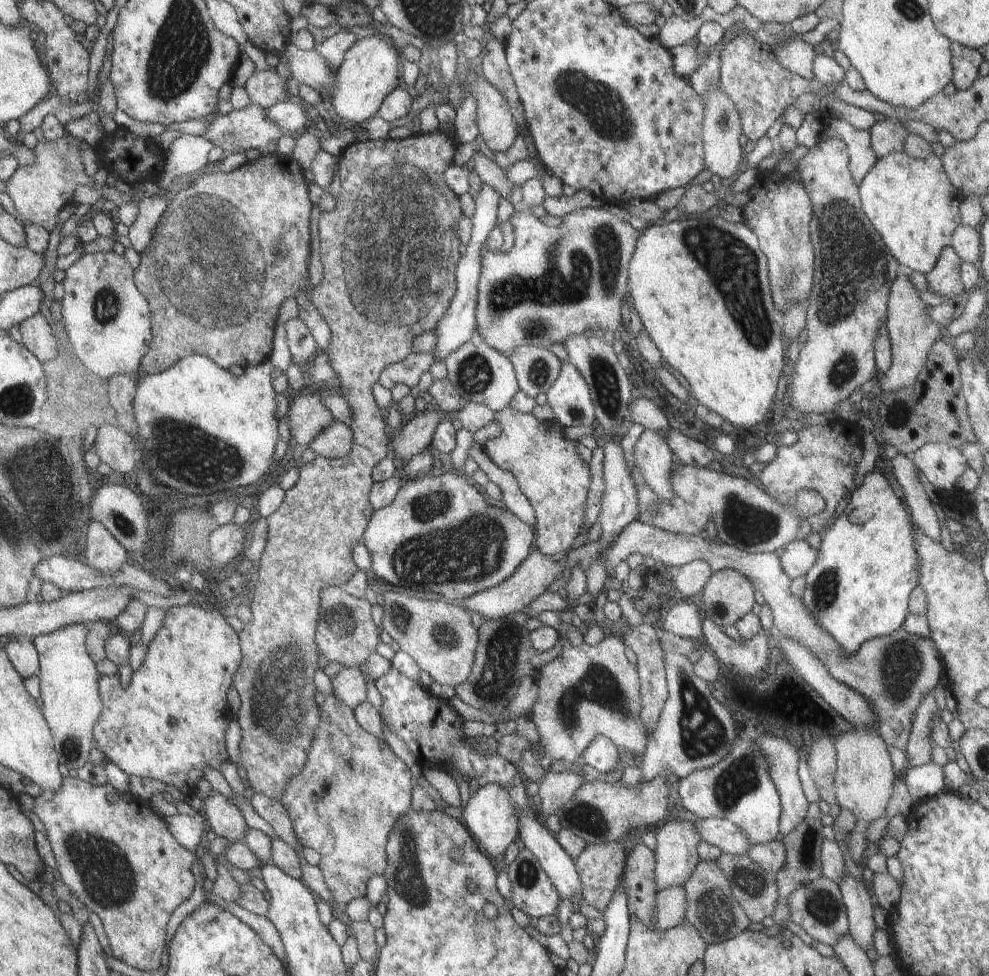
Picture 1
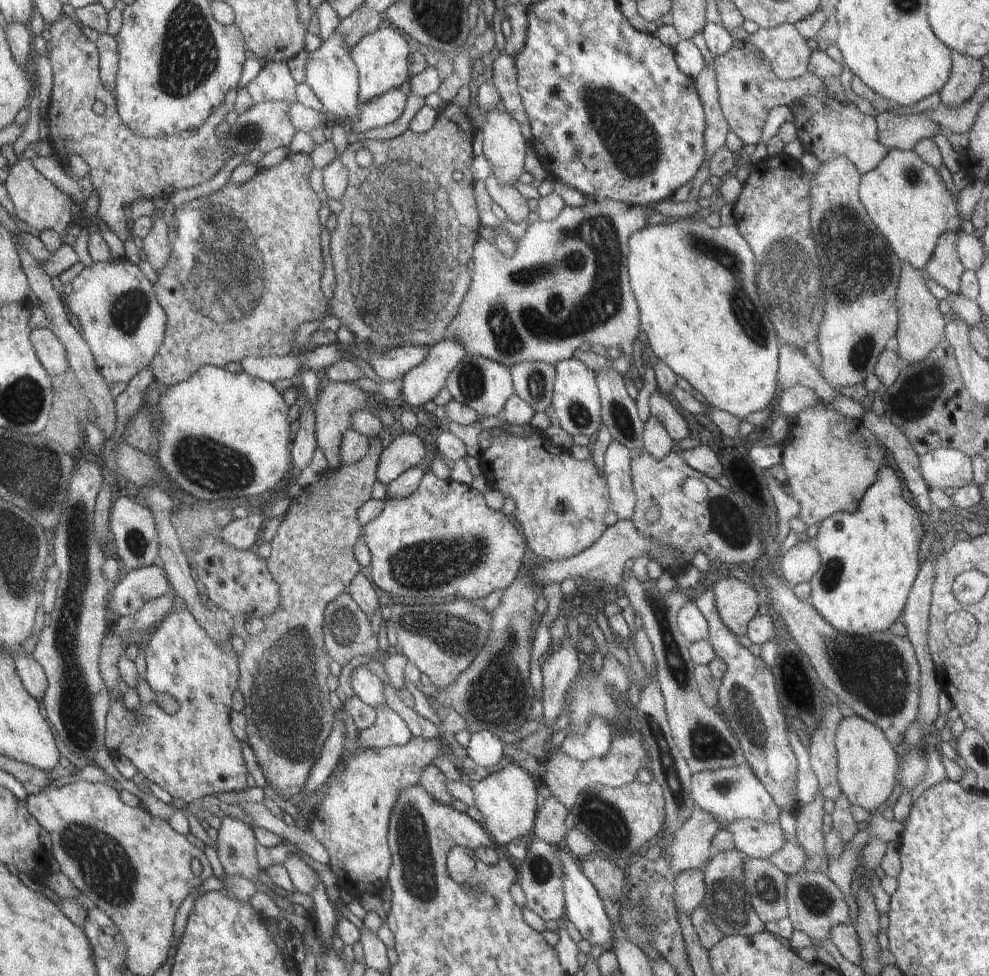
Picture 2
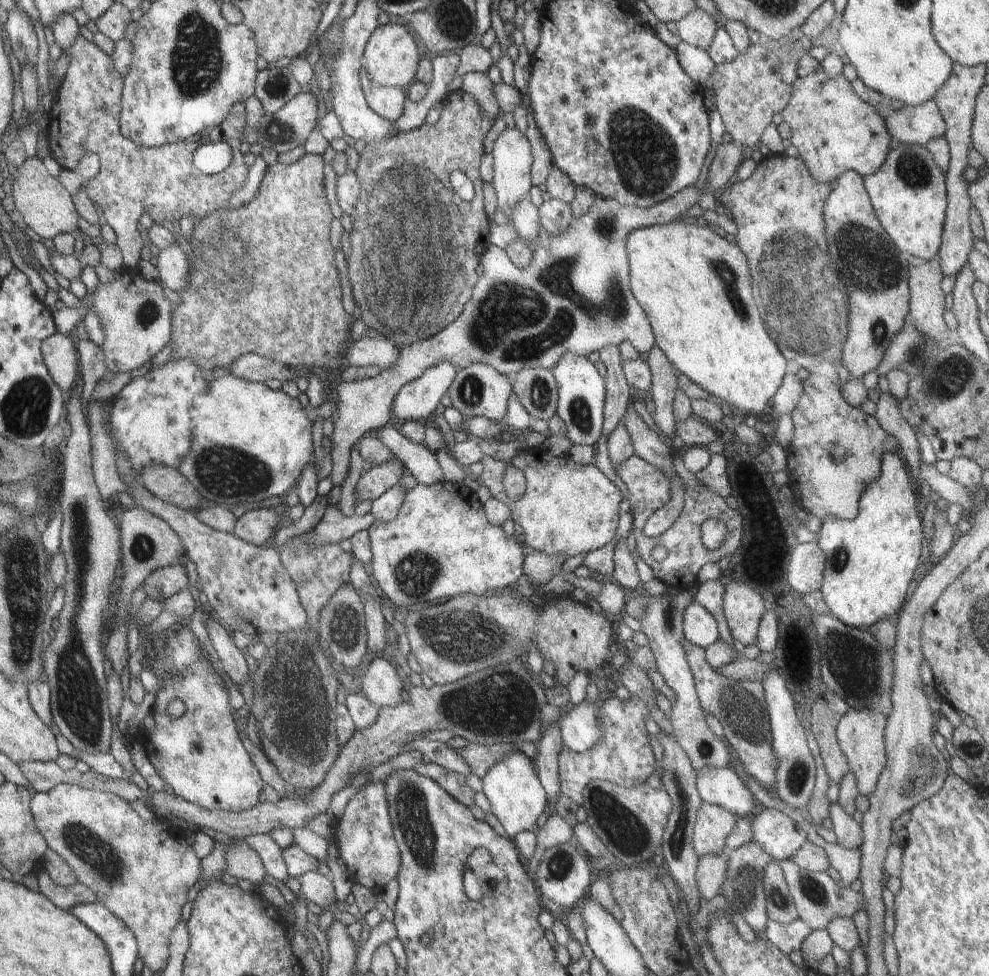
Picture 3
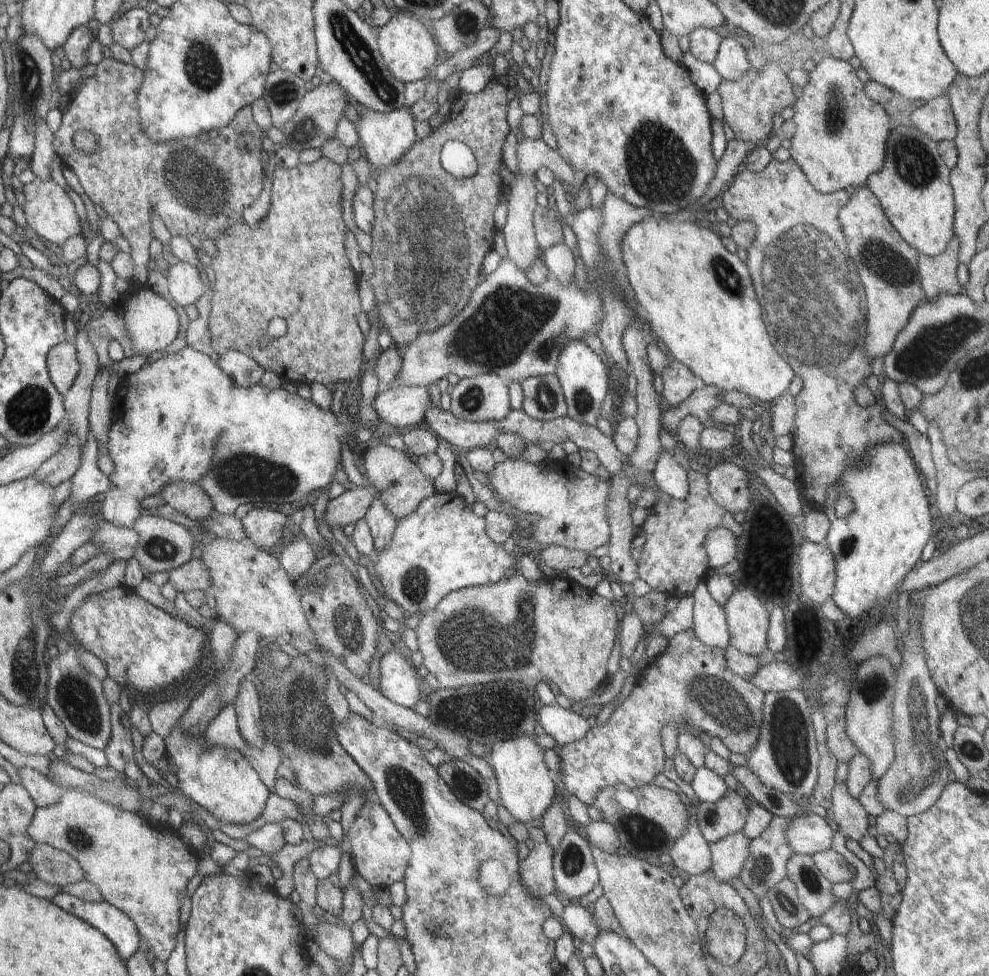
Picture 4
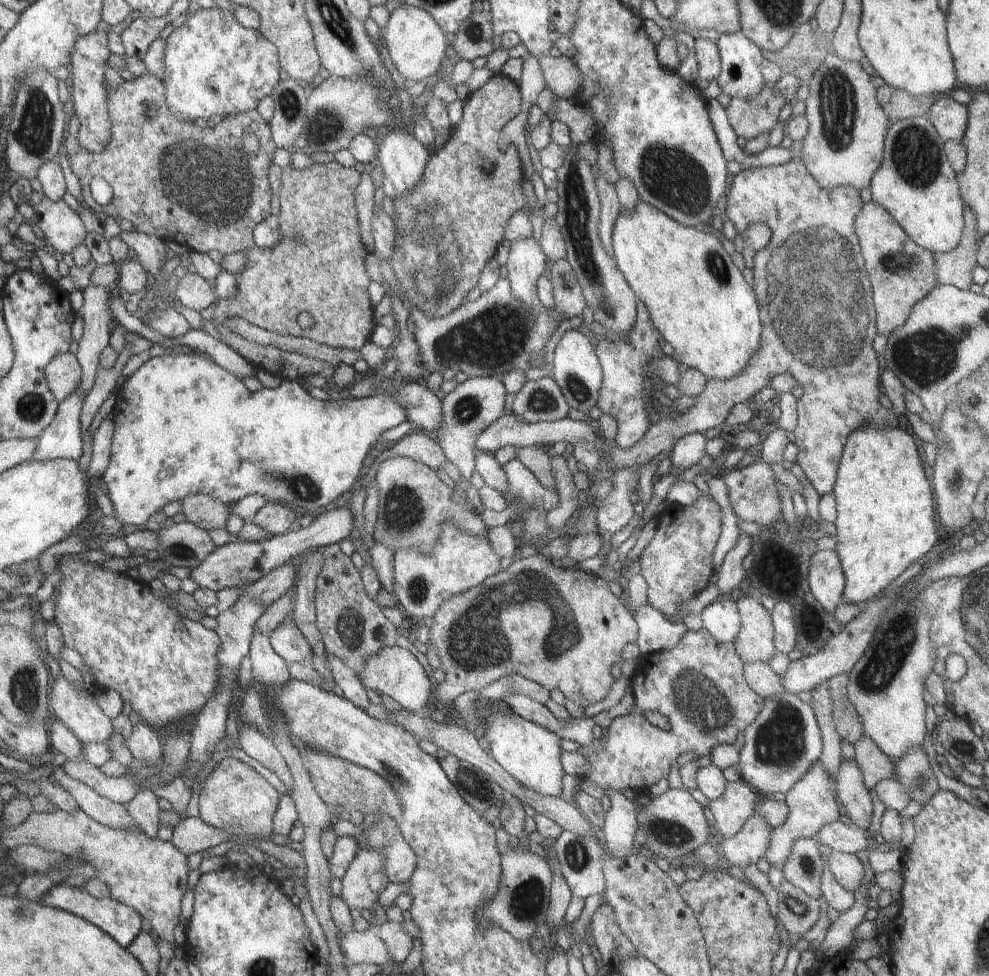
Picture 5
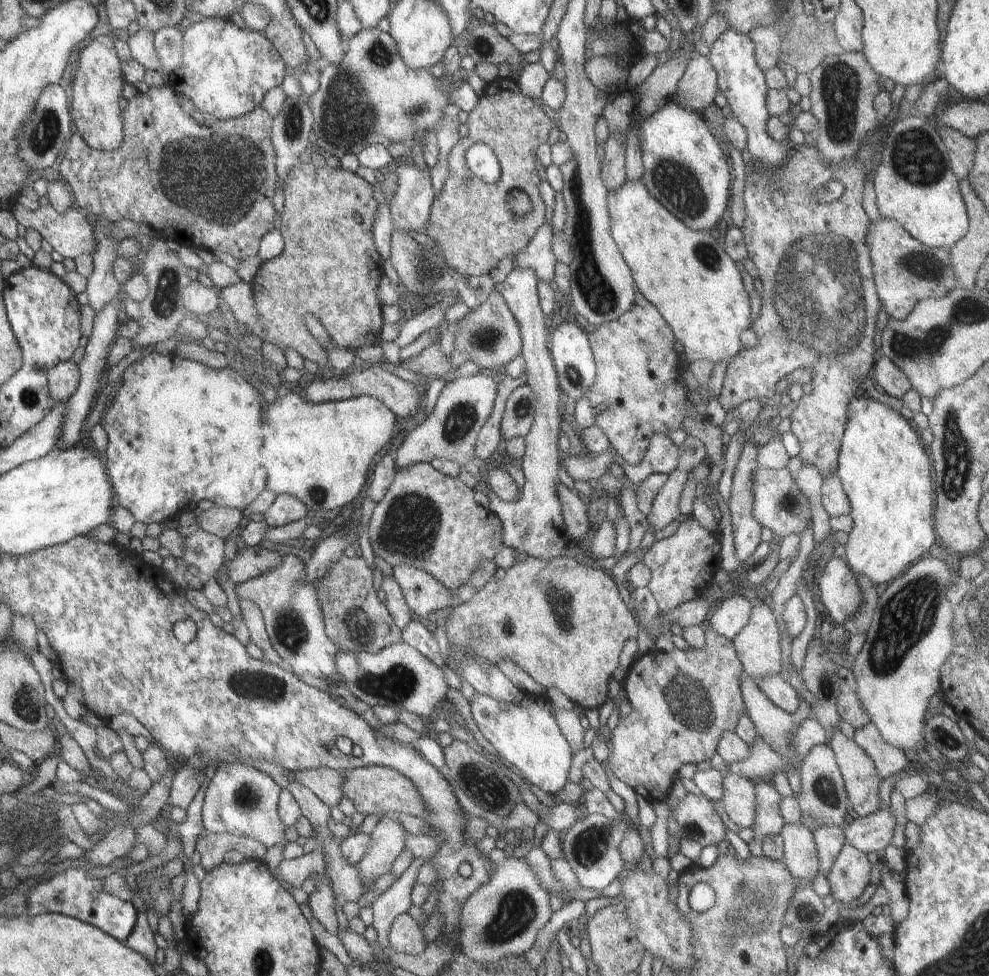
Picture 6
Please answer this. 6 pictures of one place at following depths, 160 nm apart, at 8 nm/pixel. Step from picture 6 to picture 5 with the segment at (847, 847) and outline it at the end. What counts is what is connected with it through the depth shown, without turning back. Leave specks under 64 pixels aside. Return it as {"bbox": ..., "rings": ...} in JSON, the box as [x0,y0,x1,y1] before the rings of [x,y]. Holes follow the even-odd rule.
{"bbox":[829,851,864,892],"rings":[[[832,851],[829,859],[830,872],[842,888],[854,892],[864,878],[864,865],[856,854]]]}

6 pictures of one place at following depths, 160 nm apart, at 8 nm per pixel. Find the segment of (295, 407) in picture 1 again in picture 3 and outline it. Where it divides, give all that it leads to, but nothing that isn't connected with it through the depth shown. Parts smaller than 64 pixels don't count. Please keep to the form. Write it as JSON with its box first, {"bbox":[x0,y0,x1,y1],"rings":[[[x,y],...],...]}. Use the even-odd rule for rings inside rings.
{"bbox":[331,141,744,486],"rings":[[[733,141],[729,143],[720,143],[717,148],[717,153],[714,155],[714,160],[712,160],[710,166],[706,166],[706,176],[707,181],[703,187],[699,187],[698,185],[694,184],[692,186],[683,188],[678,194],[671,196],[667,201],[661,202],[660,204],[654,205],[653,207],[646,208],[646,207],[635,207],[630,205],[623,205],[620,204],[617,200],[608,199],[607,197],[596,196],[593,204],[589,208],[588,212],[584,214],[580,219],[576,220],[573,218],[573,221],[570,223],[568,230],[565,230],[564,233],[558,235],[559,237],[556,238],[550,235],[550,249],[543,248],[539,243],[537,244],[538,248],[536,247],[536,251],[533,252],[533,259],[532,264],[528,266],[527,269],[519,269],[516,266],[511,264],[511,260],[508,258],[508,255],[505,253],[504,249],[498,248],[492,244],[487,244],[486,249],[483,253],[481,253],[479,258],[479,279],[475,284],[475,287],[472,291],[472,298],[465,304],[464,310],[462,314],[454,321],[445,326],[438,334],[434,336],[428,337],[427,339],[422,339],[421,341],[416,341],[415,343],[404,345],[400,347],[399,352],[399,359],[390,367],[387,368],[385,371],[383,370],[378,376],[370,377],[369,379],[362,379],[357,380],[354,382],[347,383],[343,381],[336,391],[336,394],[333,396],[336,401],[337,410],[336,413],[331,418],[334,427],[334,437],[333,437],[333,450],[331,453],[332,458],[332,471],[331,477],[334,486],[342,486],[342,482],[344,482],[348,469],[350,466],[350,450],[354,444],[358,443],[362,438],[362,435],[368,430],[374,430],[377,428],[384,427],[385,424],[390,422],[390,411],[393,408],[393,400],[396,398],[400,389],[408,383],[411,383],[413,380],[420,378],[421,375],[424,374],[425,370],[428,370],[430,367],[436,366],[440,363],[449,362],[456,370],[466,368],[468,365],[474,363],[482,363],[488,366],[492,366],[496,372],[500,374],[507,375],[509,377],[514,376],[516,373],[519,373],[522,369],[535,369],[535,368],[543,368],[543,369],[550,369],[554,368],[558,361],[562,358],[563,354],[566,353],[576,353],[582,356],[587,356],[591,352],[599,351],[601,348],[610,345],[618,346],[621,342],[629,342],[632,346],[641,354],[645,355],[649,352],[649,350],[656,345],[655,336],[653,334],[653,330],[651,329],[651,324],[647,319],[647,316],[644,311],[641,310],[641,306],[638,304],[638,301],[635,299],[633,292],[631,291],[631,284],[630,284],[630,277],[629,277],[629,260],[627,257],[627,236],[632,232],[634,229],[640,227],[649,227],[652,225],[661,225],[666,223],[674,222],[678,220],[678,218],[684,218],[687,220],[685,216],[686,212],[694,206],[694,204],[698,204],[700,200],[700,196],[702,194],[721,192],[730,185],[736,177],[737,169],[744,161],[744,154],[742,153],[743,149],[739,147]]]}

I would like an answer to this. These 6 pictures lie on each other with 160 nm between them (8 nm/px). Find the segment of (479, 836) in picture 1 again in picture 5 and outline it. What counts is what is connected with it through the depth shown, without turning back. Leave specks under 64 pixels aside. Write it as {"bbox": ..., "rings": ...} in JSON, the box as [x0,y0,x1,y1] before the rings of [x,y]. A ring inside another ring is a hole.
{"bbox":[483,707,566,797],"rings":[[[496,707],[489,708],[485,716],[483,737],[490,745],[490,754],[496,762],[517,778],[524,786],[547,797],[561,797],[562,778],[566,774],[560,763],[564,750],[560,747],[560,737],[542,725],[536,724],[516,713],[505,713]]]}

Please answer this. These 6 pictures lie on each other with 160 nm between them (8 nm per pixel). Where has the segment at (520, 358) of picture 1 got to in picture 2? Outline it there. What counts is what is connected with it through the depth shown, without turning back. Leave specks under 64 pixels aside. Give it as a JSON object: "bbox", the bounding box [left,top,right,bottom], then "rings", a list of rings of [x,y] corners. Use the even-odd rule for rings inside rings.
{"bbox":[509,361,555,412],"rings":[[[524,361],[509,369],[515,394],[535,412],[542,412],[552,404],[555,365],[544,361]]]}

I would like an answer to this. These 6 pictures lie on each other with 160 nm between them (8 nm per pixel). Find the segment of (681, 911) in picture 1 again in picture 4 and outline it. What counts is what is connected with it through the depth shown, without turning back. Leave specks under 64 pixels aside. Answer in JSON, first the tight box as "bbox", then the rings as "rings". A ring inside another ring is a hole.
{"bbox":[709,831,750,883],"rings":[[[740,831],[709,843],[711,869],[721,881],[728,883],[732,877],[738,877],[742,872],[742,867],[750,856],[750,841]]]}

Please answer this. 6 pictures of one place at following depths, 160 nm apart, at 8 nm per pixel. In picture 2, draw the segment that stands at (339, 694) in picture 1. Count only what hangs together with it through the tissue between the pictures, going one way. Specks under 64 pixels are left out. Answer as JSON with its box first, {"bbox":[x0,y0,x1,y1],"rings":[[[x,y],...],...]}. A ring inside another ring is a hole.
{"bbox":[350,665,386,709],"rings":[[[360,665],[351,672],[350,684],[354,694],[373,709],[386,704],[384,682],[367,665]]]}

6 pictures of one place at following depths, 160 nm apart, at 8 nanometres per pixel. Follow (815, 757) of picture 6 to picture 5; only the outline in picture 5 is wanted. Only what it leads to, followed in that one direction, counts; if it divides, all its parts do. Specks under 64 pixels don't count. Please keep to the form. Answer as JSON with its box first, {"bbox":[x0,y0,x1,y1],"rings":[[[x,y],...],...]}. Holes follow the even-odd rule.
{"bbox":[765,761,843,880],"rings":[[[816,761],[785,795],[785,803],[789,808],[788,818],[781,827],[773,830],[771,843],[765,854],[775,880],[779,879],[782,874],[785,858],[790,854],[793,842],[800,837],[815,839],[819,830],[825,824],[838,821],[843,811],[837,803],[835,780],[820,761]]]}

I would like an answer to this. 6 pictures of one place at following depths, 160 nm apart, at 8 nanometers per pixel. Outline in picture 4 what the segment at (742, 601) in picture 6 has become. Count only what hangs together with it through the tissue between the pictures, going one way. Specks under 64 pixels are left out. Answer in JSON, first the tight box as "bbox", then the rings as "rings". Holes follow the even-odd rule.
{"bbox":[693,580,729,647],"rings":[[[706,580],[700,581],[693,596],[693,628],[696,636],[711,647],[729,645],[729,628],[725,608],[710,596]]]}

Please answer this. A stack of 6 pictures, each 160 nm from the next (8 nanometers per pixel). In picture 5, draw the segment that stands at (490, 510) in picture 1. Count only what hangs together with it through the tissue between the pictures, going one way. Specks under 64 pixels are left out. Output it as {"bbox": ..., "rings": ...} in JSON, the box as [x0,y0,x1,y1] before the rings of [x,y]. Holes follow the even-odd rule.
{"bbox":[392,521,502,623],"rings":[[[447,521],[441,527],[441,537],[430,555],[423,555],[416,548],[400,549],[393,553],[392,595],[409,622],[427,623],[444,601],[498,574],[502,570],[500,559],[486,537],[476,538]]]}

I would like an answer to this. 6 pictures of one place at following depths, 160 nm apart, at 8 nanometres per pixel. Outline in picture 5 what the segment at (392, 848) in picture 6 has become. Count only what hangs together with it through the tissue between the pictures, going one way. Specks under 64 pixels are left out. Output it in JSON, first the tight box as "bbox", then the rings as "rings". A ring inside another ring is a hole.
{"bbox":[341,847,389,909],"rings":[[[361,847],[341,878],[342,898],[353,908],[372,909],[380,893],[389,883],[384,855],[377,850]]]}

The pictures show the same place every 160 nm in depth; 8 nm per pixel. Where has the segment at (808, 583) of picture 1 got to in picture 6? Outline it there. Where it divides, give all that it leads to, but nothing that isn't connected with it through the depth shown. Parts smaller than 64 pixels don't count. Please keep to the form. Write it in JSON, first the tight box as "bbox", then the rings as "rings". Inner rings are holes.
{"bbox":[837,393,935,588],"rings":[[[866,393],[854,395],[847,406],[847,421],[841,440],[837,475],[850,501],[854,528],[849,533],[845,547],[845,560],[853,570],[856,580],[866,576],[876,587],[883,588],[906,570],[906,566],[924,558],[935,546],[934,528],[935,487],[932,464],[926,446],[922,443],[906,417],[892,407],[880,403]]]}

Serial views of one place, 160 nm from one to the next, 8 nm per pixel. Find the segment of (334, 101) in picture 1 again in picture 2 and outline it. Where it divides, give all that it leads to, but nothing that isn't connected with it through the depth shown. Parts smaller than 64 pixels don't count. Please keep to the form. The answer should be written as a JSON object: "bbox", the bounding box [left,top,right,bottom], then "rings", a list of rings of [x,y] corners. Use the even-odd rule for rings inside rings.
{"bbox":[351,28,410,103],"rings":[[[396,28],[376,29],[351,48],[359,78],[359,103],[368,102],[389,90],[406,88],[409,76],[410,47]]]}

